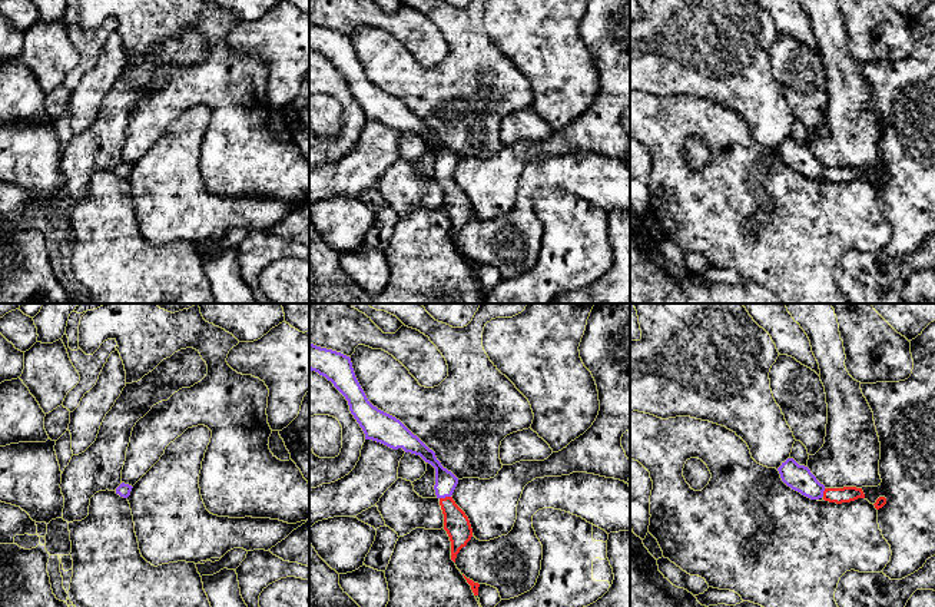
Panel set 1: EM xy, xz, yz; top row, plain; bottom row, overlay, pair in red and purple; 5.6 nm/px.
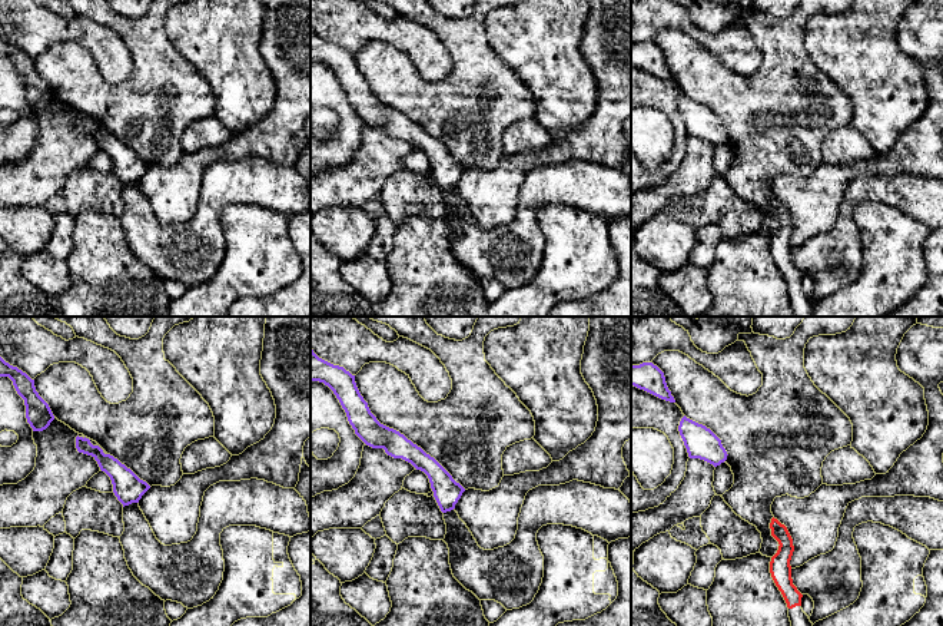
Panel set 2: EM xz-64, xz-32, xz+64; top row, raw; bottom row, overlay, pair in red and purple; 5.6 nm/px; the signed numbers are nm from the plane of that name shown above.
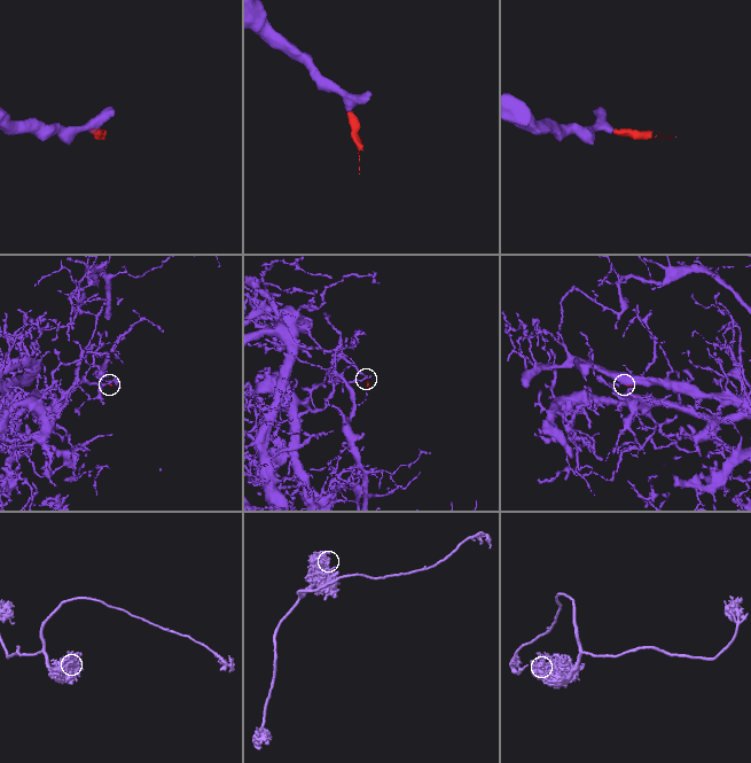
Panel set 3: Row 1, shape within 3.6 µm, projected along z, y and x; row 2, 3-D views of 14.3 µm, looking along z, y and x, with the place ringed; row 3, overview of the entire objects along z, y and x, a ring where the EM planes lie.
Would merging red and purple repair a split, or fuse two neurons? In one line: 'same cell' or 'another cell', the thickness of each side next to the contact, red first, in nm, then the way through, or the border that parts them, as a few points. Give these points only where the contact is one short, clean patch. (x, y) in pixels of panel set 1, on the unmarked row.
same cell | 140/120 nm | across xz (456, 202), (446, 176), (446, 161)

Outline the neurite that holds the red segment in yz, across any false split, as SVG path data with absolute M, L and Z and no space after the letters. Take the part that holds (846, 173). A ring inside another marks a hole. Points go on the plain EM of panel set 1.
M788 137L777 147L782 160L792 169L800 172L810 179L823 178L829 182L851 182L858 178L865 178L862 167L843 166L843 167L826 167L820 163L810 149L805 145L799 145L793 137Z

